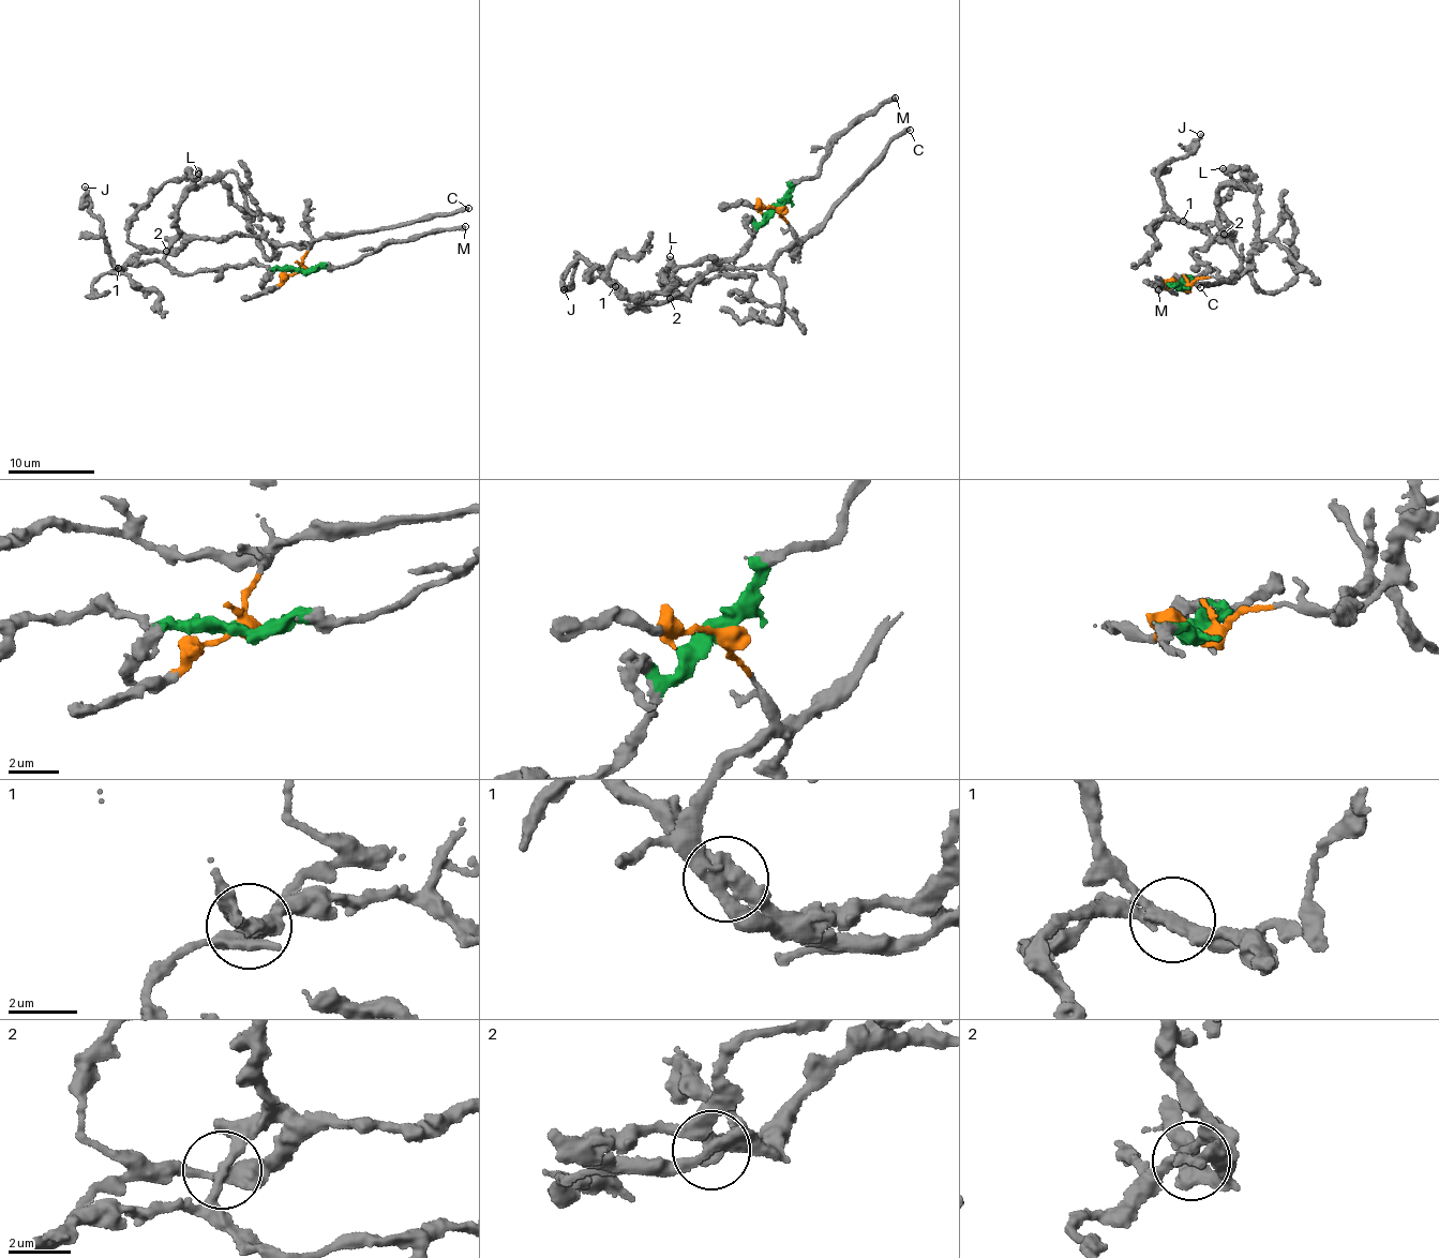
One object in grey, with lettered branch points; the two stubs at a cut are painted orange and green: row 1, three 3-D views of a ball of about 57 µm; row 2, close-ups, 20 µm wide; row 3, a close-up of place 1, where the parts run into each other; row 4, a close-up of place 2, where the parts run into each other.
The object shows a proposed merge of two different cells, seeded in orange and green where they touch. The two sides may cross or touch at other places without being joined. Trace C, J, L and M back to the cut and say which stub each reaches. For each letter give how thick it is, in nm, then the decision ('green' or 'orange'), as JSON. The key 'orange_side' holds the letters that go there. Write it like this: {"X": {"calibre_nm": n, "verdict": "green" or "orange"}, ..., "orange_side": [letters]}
{"C": {"calibre_nm": 360, "verdict": "orange"}, "J": {"calibre_nm": 280, "verdict": "green"}, "L": {"calibre_nm": 360, "verdict": "orange"}, "M": {"calibre_nm": 380, "verdict": "green"}, "orange_side": ["C", "L"]}

